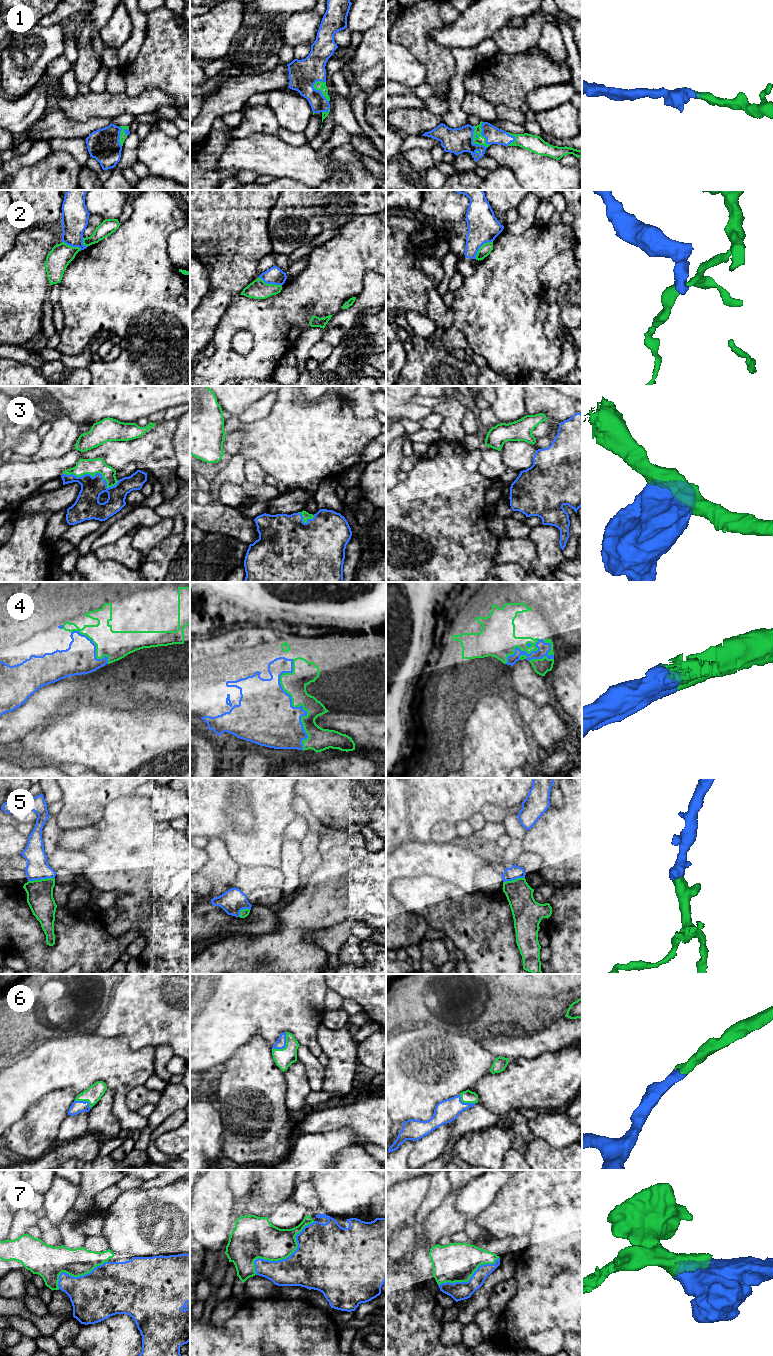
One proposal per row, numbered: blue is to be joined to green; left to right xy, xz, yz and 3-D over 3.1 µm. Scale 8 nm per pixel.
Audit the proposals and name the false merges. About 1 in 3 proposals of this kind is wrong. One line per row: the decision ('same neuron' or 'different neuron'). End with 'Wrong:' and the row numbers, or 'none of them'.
1: same neuron
2: different neuron
3: same neuron
4: same neuron
5: same neuron
6: same neuron
7: same neuron
Wrong: 2

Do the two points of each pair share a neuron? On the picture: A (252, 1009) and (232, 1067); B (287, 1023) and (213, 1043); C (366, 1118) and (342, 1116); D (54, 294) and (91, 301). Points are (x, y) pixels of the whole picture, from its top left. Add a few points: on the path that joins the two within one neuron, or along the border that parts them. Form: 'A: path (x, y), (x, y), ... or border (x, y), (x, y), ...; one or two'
A: border (248, 1039), (224, 1062); two
B: path (269, 1023), (253, 1023), (231, 1045); one
C: path (360, 1117), (348, 1117); one
D: border (60, 283), (60, 297), (57, 302); two

